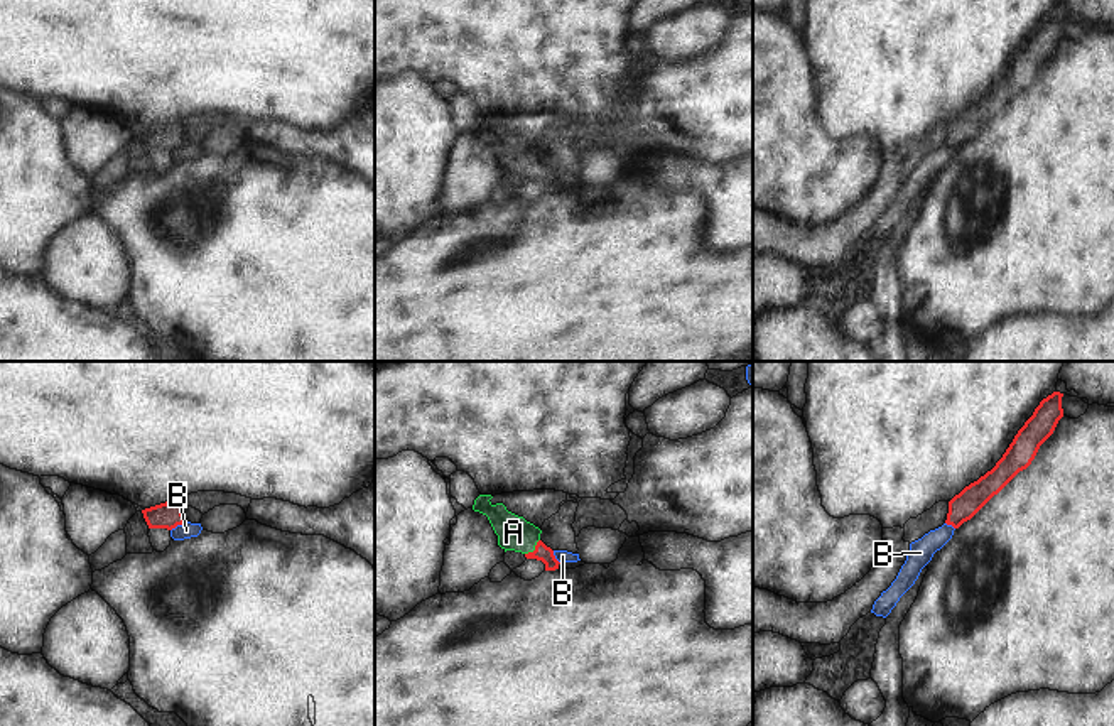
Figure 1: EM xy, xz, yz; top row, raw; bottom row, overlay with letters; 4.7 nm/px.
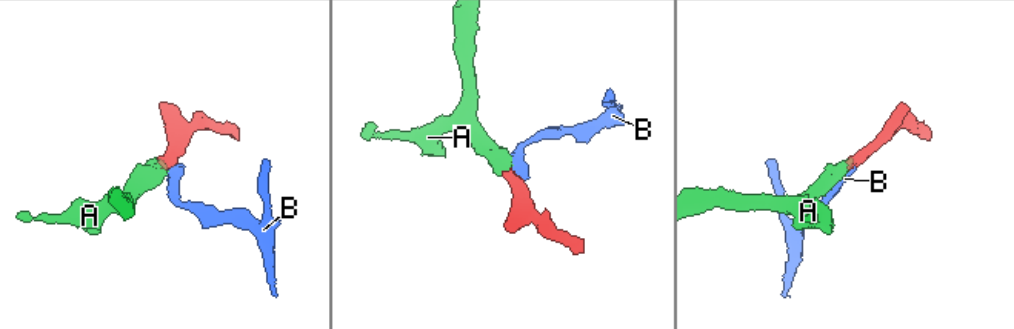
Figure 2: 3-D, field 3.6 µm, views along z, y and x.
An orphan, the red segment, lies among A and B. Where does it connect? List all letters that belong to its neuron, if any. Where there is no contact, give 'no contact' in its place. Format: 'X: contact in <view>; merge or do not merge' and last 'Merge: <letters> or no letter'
A: contact in xz; merge
B: contact in xy; do not merge
Merge: A

